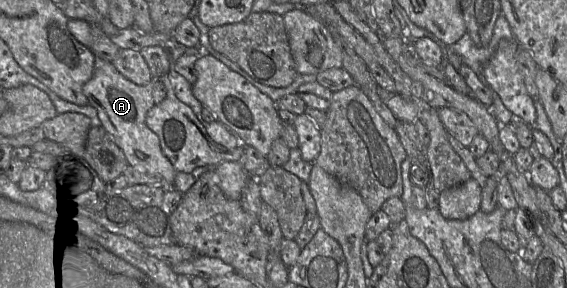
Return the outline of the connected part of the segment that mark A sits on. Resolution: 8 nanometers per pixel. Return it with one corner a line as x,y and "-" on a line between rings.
96,58
91,79
83,86
83,94
88,105
96,109
103,128
123,151
129,166
145,174
161,177
162,187
171,188
176,177
176,170
163,154
158,136
146,125
146,115
155,105
153,100
153,80
139,86
121,75
112,63

